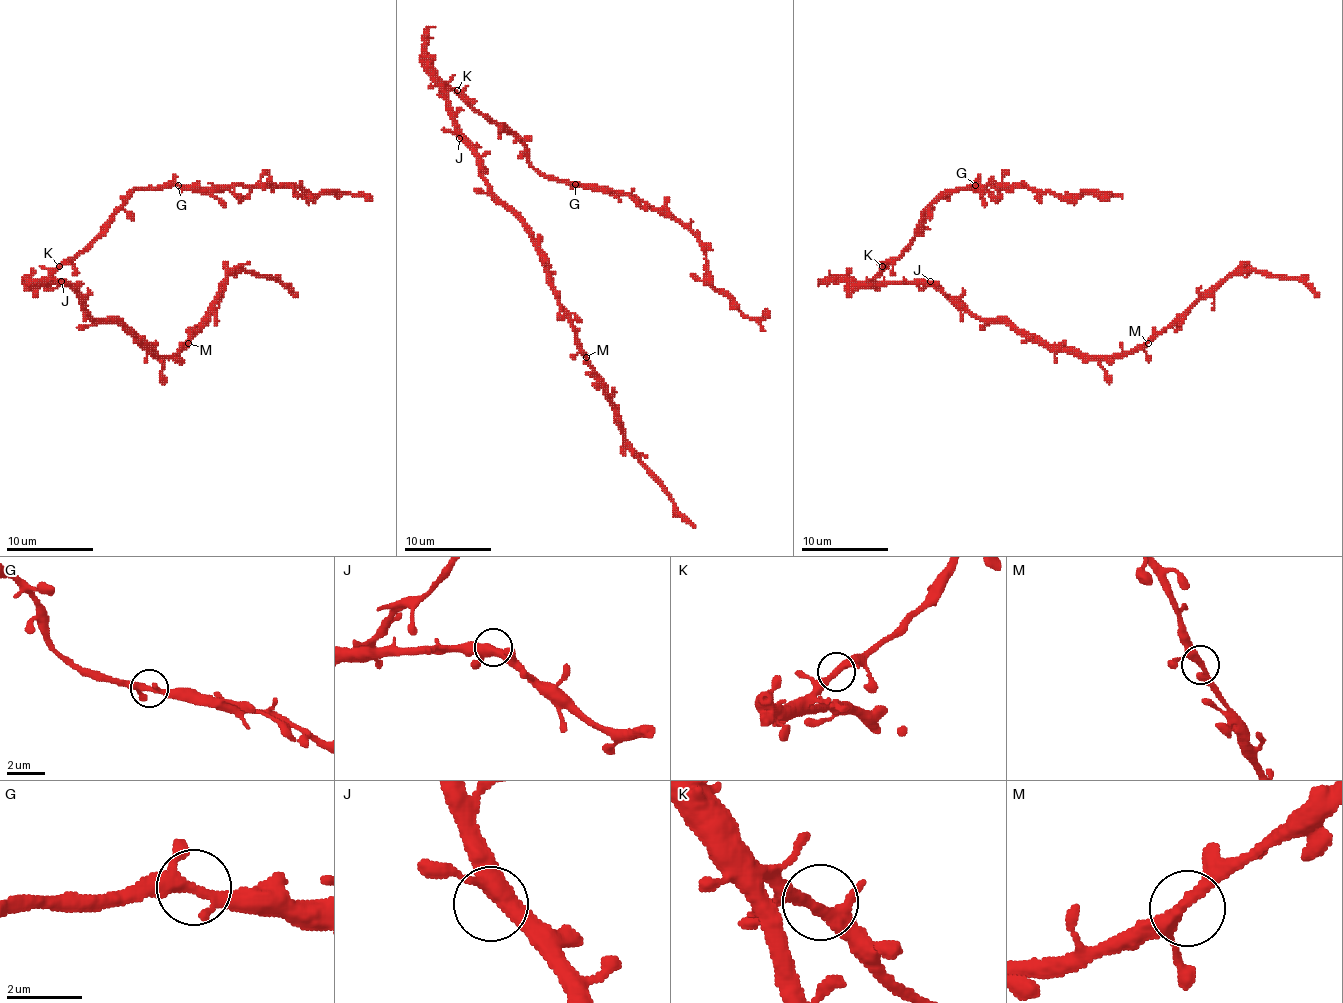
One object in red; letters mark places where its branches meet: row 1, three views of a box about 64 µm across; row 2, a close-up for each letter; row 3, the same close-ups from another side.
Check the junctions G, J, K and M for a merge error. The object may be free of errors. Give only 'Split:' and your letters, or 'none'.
Split: none

